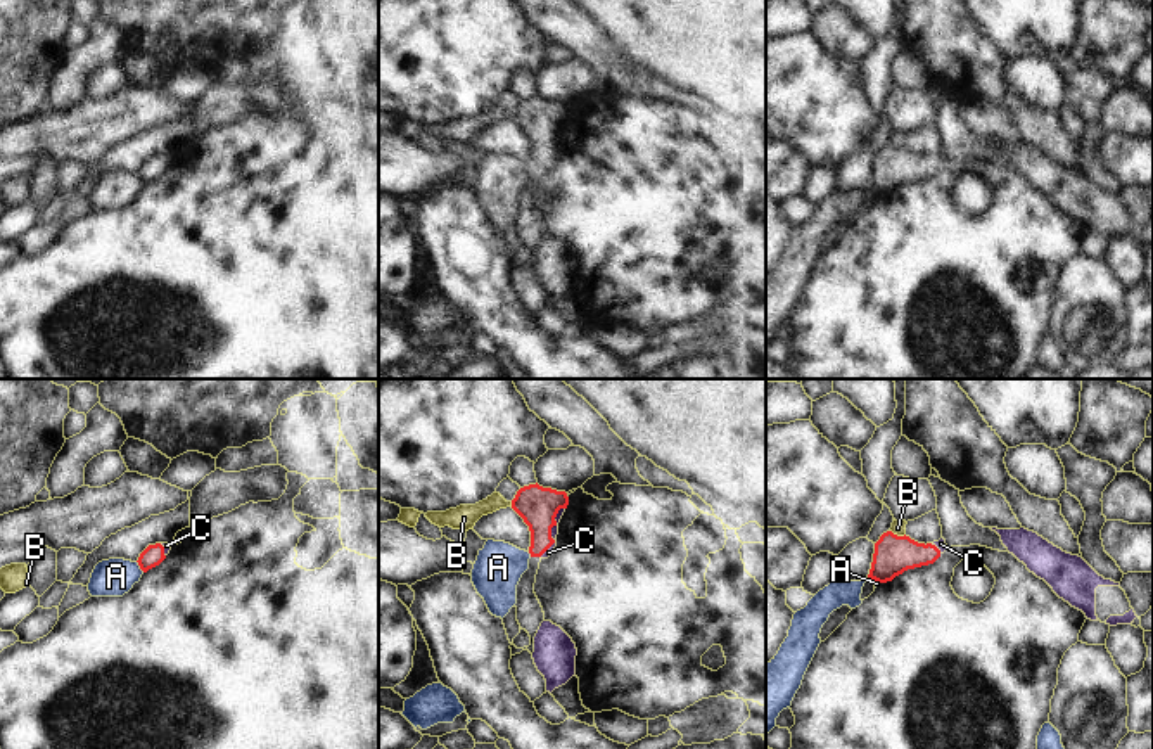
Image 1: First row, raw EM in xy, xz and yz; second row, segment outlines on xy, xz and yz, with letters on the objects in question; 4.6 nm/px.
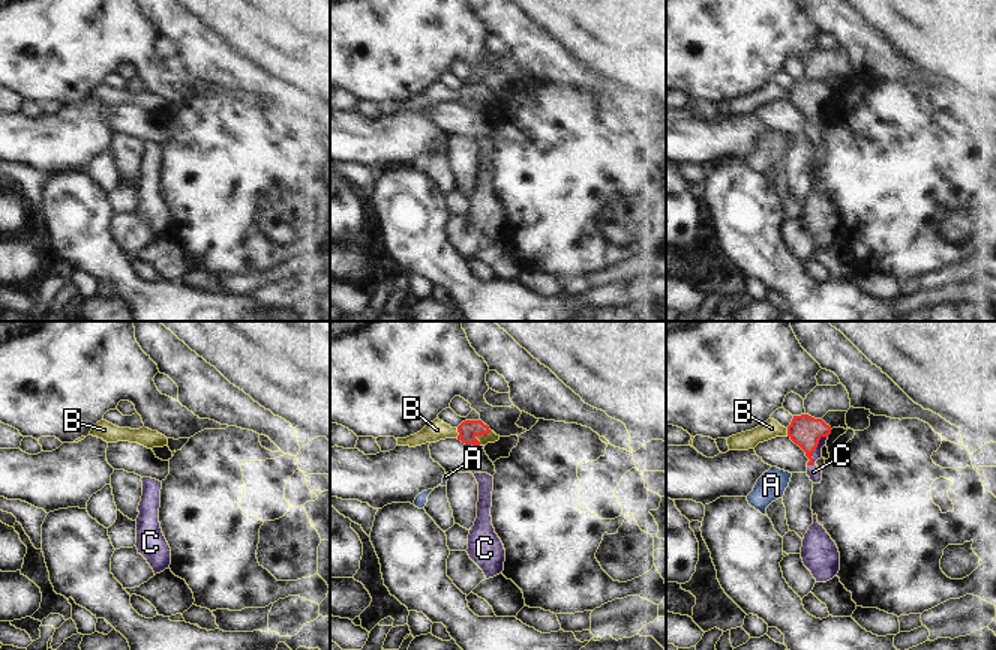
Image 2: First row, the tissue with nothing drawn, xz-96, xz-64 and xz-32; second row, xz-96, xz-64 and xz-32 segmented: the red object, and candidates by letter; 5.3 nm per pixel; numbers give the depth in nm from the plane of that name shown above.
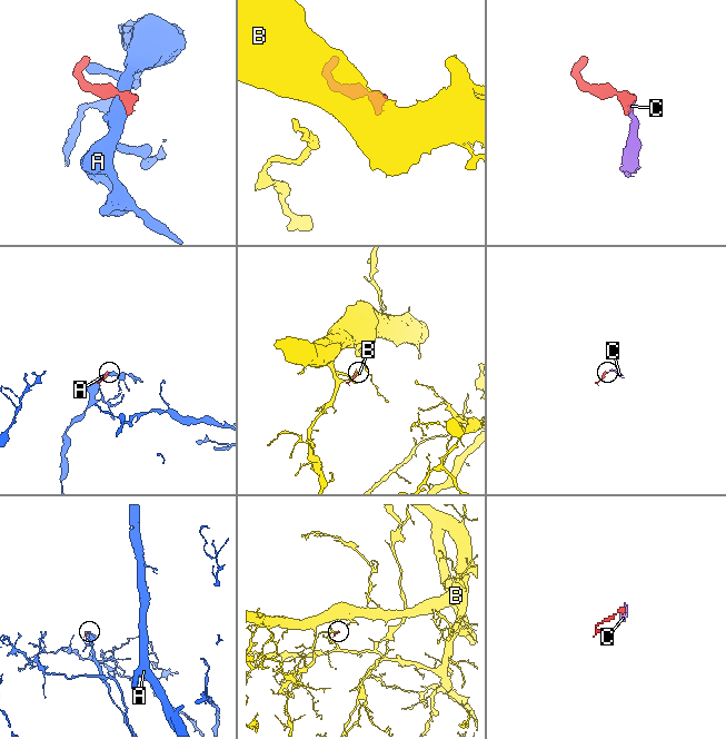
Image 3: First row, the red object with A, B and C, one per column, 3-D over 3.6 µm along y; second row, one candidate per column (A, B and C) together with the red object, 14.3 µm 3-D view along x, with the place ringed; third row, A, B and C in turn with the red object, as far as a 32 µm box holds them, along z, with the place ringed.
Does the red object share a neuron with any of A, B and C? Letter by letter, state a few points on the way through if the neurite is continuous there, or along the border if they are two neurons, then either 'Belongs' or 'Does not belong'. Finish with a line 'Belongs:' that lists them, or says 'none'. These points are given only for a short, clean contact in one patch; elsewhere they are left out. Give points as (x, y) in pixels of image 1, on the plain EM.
A: Boundary: xy (137, 173), (144, 184). Does not belong
B: Boundary: yz (891, 142), (904, 147). Does not belong
C: Path across: xz (538, 118), (543, 137), (550, 144), (554, 154), (548, 165). Belongs
Belongs: C

